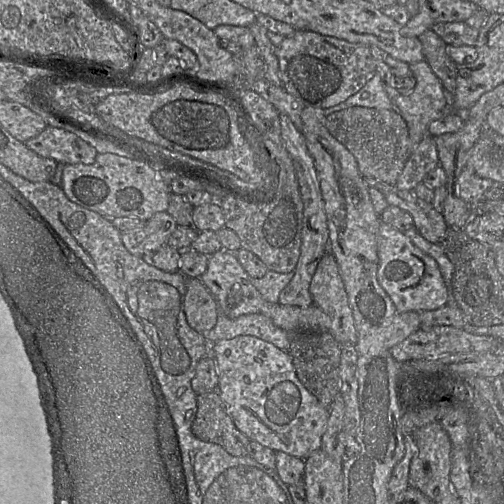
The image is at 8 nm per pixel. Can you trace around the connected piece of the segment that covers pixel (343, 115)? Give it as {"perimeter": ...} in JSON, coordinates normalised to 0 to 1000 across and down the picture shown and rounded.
{"perimeter":[[[694,212],[651,228],[645,252],[698,304],[720,351],[738,351],[774,367],[786,365],[821,298],[802,236],[780,216]]]}

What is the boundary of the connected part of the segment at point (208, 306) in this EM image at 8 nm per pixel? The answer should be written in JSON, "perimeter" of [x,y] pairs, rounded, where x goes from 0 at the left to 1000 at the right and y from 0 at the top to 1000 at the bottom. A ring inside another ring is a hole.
{"perimeter":[[[371,552],[365,619],[373,643],[395,661],[411,661],[431,641],[433,603],[397,552]]]}

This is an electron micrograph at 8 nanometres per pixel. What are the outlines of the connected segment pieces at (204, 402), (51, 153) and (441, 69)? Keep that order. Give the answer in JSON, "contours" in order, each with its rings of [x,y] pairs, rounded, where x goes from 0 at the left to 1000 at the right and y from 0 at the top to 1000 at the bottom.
{"contours":[[[[433,774],[391,784],[391,819],[381,853],[389,867],[440,885],[462,905],[494,903],[496,871],[464,841]]],[[[93,250],[75,270],[50,282],[56,294],[115,325],[183,325],[192,300],[147,264]]],[[[845,60],[829,73],[843,119],[893,190],[905,179],[907,129],[885,101],[887,87],[857,62]]]]}

